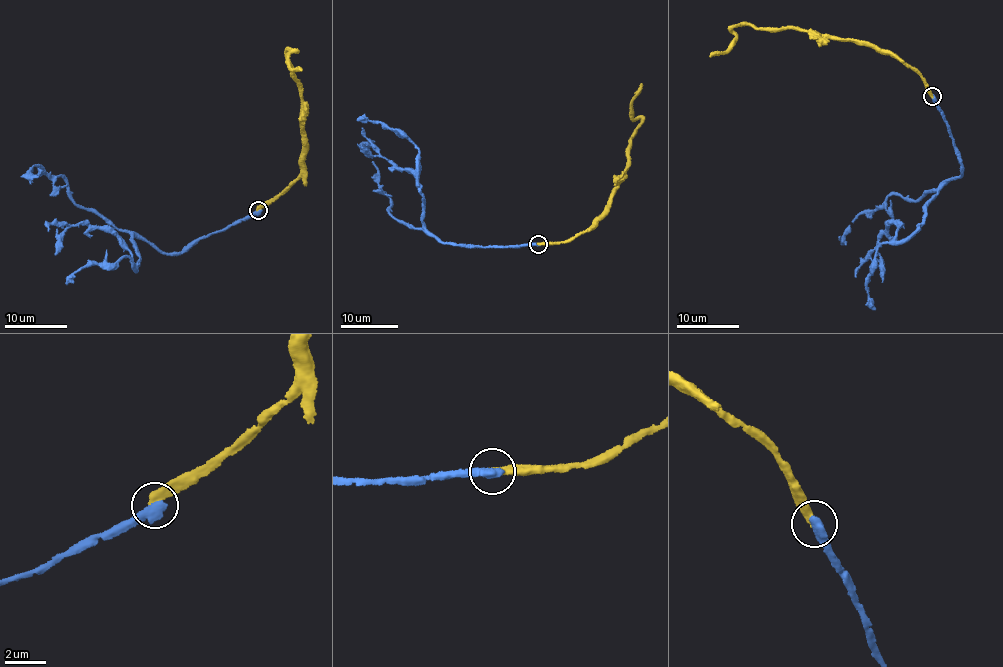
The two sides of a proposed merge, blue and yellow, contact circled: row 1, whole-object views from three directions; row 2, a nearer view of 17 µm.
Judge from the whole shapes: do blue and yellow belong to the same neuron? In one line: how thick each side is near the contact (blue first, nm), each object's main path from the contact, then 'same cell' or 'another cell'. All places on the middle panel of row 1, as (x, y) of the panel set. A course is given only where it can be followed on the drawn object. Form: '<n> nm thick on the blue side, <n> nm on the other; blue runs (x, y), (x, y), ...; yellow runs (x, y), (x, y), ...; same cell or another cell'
550 nm thick on the blue side, 400 nm on the other; blue runs (538, 244), (445, 244), (421, 221), (425, 203), (418, 161), (417, 174), (389, 162), (363, 127); yellow runs (538, 244), (573, 238), (590, 228), (610, 202), (641, 120), (634, 119), (630, 109), (642, 83); another cell

